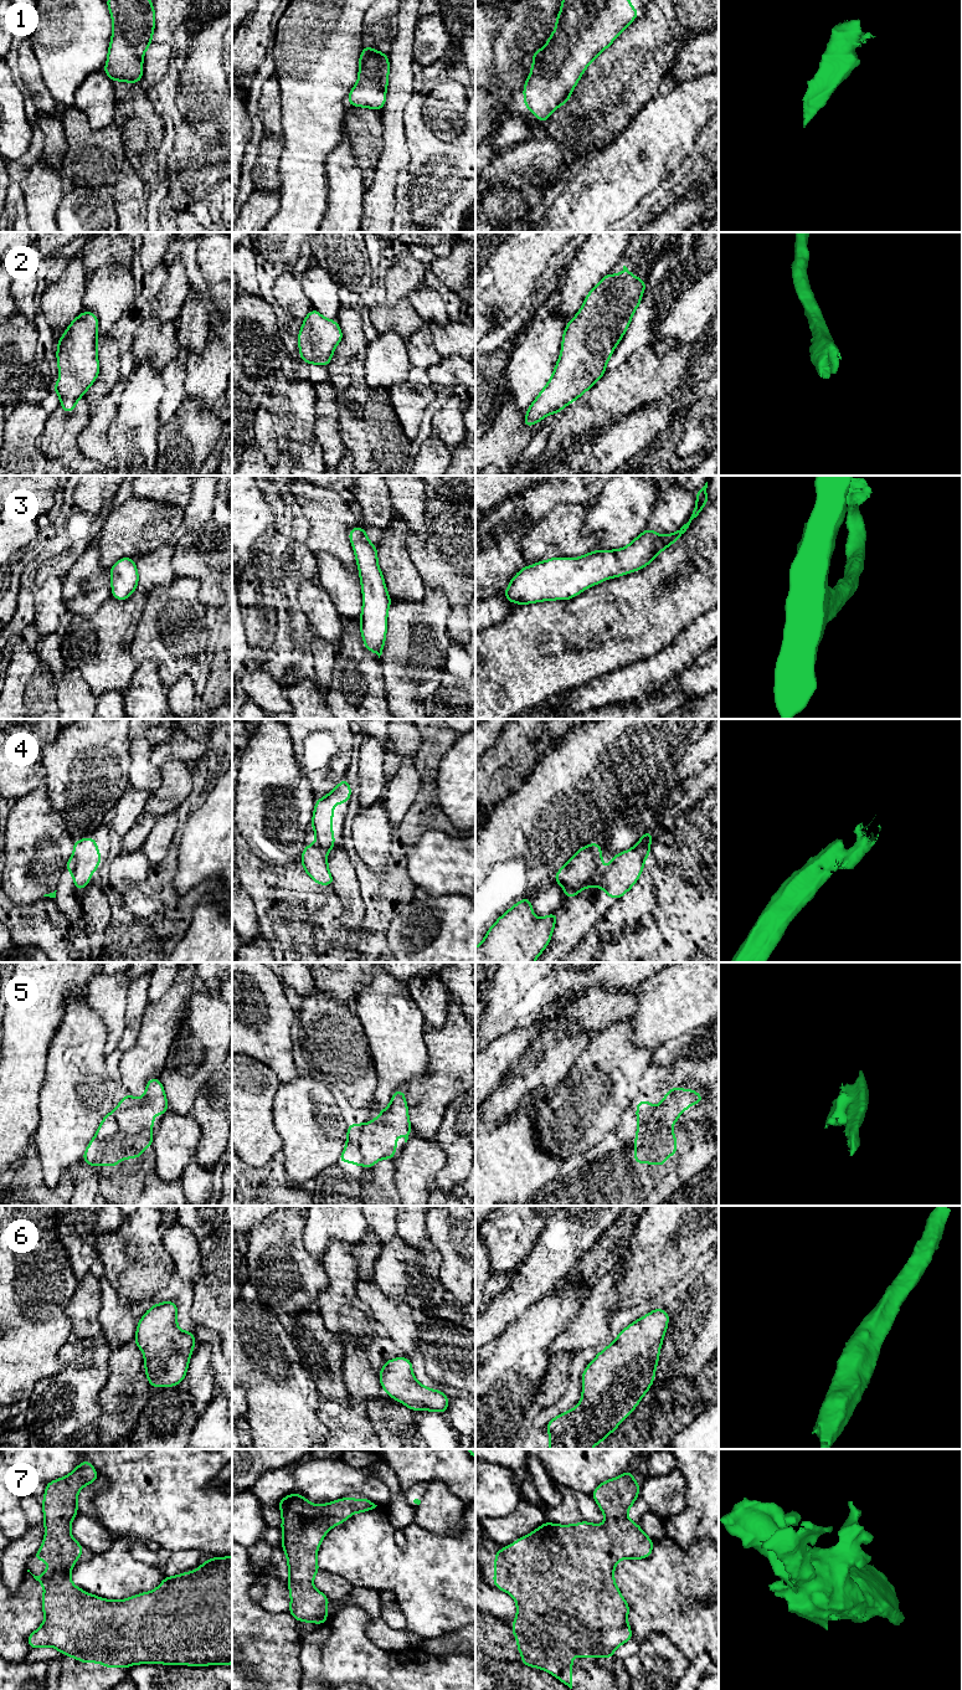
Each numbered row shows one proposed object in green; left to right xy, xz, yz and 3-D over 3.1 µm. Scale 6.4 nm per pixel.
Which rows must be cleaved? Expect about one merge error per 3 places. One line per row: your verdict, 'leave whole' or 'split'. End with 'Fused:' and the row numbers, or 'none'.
1: leave whole
2: leave whole
3: leave whole
4: split
5: split
6: leave whole
7: leave whole
Fused: 4, 5

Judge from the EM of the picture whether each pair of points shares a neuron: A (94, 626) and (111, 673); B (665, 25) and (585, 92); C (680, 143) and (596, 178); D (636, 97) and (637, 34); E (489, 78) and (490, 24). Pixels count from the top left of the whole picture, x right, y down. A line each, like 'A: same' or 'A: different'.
A: same
B: same
C: same
D: same
E: same

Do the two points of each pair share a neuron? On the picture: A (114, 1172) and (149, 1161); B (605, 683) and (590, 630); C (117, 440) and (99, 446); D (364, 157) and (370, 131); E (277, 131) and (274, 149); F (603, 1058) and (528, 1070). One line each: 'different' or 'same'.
A: same
B: different
C: different
D: same
E: different
F: different

